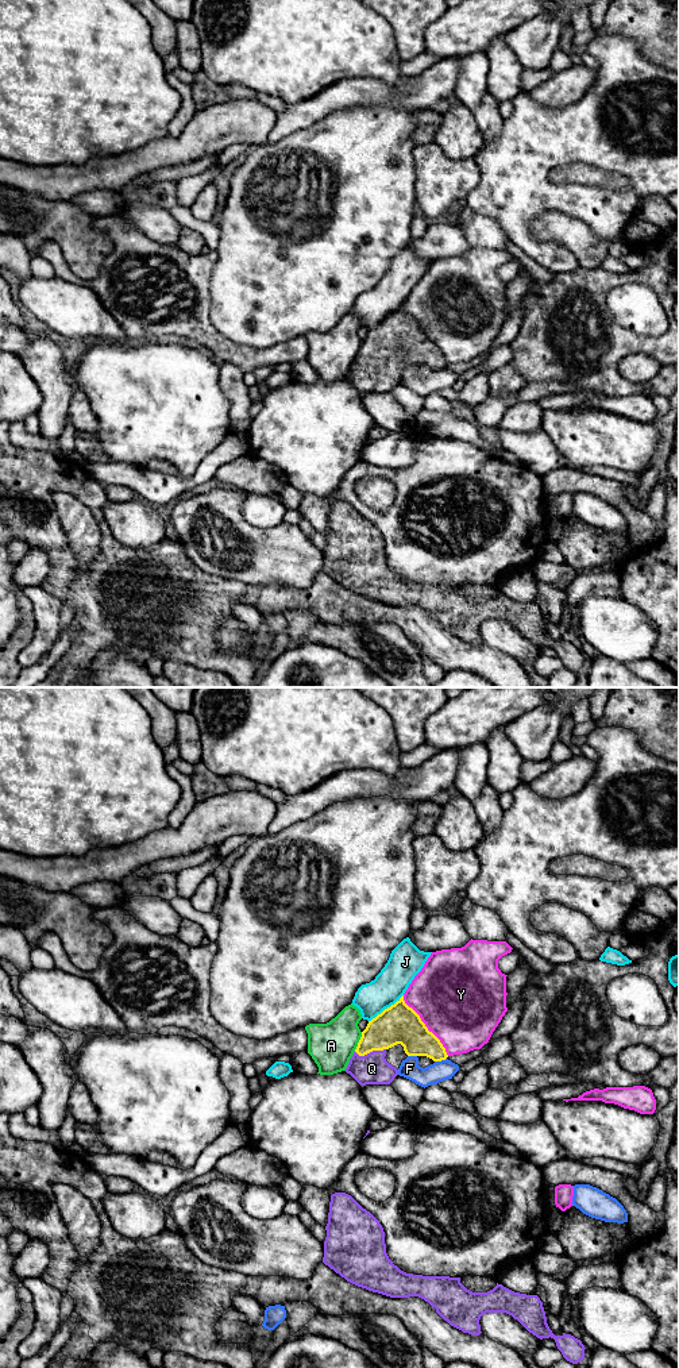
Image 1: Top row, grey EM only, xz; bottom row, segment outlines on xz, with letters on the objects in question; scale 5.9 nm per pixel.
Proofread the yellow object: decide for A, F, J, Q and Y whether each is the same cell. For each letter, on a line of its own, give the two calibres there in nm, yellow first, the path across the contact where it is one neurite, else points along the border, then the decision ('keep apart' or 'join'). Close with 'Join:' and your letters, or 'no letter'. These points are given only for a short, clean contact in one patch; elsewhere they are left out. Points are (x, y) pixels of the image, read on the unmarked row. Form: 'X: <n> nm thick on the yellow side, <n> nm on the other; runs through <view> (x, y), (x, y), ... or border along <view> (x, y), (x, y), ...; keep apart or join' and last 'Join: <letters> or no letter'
A: 220 nm thick on the yellow side, 280 nm on the other; keep apart
F: 190 nm thick on the yellow side, 120 nm on the other; border along xz (446, 366), (435, 370); keep apart
J: 240 nm thick on the yellow side, 190 nm on the other; keep apart
Q: 240 nm thick on the yellow side, 190 nm on the other; runs through xz (398, 332), (370, 359), (371, 377); join
Y: 240 nm thick on the yellow side, 480 nm on the other; keep apart
Join: Q

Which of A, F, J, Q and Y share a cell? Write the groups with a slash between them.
A / F / J / Q / Y

